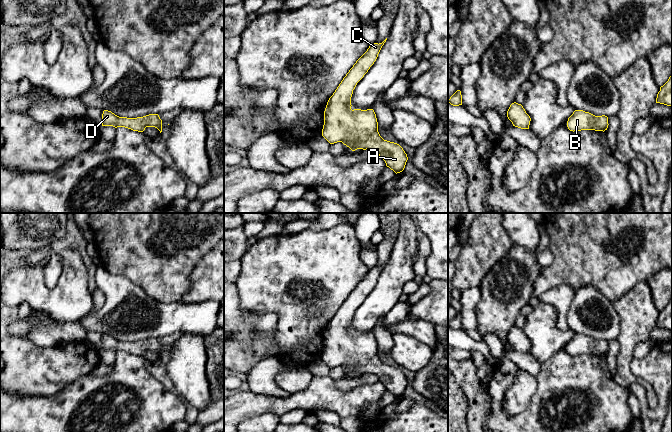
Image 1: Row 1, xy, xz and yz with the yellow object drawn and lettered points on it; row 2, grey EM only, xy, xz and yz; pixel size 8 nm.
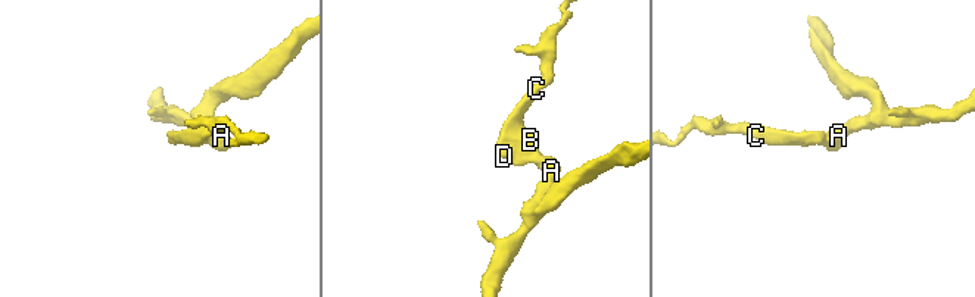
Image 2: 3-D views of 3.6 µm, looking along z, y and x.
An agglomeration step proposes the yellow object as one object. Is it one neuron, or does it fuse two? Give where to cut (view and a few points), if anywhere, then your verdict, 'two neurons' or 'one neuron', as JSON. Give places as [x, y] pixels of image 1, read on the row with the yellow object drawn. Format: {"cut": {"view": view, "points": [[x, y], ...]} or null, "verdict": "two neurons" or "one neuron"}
{"cut": null, "verdict": "one neuron"}

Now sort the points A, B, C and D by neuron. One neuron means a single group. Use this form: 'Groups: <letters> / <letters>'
Groups: A B C D

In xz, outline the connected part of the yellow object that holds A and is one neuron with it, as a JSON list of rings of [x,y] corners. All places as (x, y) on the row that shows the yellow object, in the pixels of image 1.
[[[387,38],[382,43],[369,46],[329,98],[324,111],[322,136],[330,144],[342,142],[352,151],[357,149],[376,151],[386,166],[397,174],[404,170],[408,160],[403,148],[380,136],[373,109],[351,109],[353,90],[376,61],[386,40]]]

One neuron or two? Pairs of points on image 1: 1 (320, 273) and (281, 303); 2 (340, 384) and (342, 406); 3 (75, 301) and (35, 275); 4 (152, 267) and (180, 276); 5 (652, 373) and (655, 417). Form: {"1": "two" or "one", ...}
{"1": "one", "2": "two", "3": "one", "4": "one", "5": "one"}

